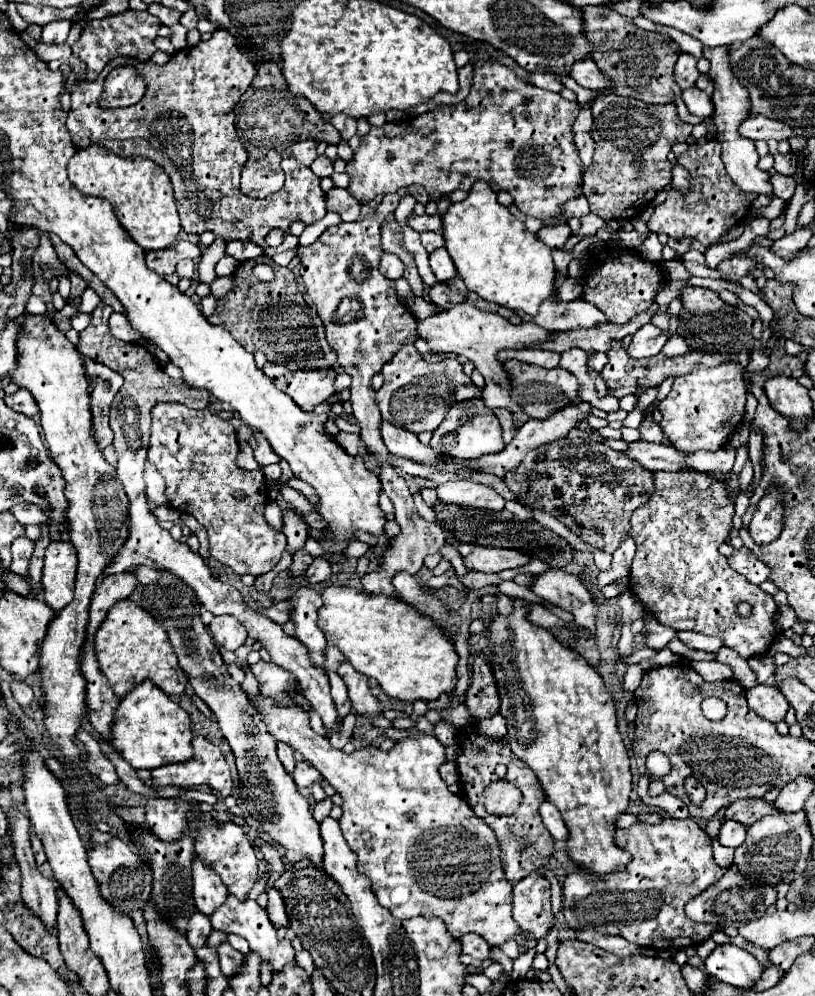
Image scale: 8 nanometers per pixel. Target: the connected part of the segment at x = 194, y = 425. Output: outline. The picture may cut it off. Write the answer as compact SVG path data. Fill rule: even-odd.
M184 404L154 406L148 460L166 478L168 504L192 514L206 528L214 560L240 576L262 576L278 564L286 548L286 536L264 520L268 484L262 468L256 472L240 470L236 466L238 452L234 426L212 410L192 410ZM236 490L244 490L246 498L236 500L232 496Z

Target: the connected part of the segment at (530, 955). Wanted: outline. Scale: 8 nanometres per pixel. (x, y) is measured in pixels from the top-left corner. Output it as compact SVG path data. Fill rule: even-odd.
M528 950L526 954L520 954L514 960L514 972L512 972L512 980L524 980L526 972L532 968L532 960L536 956L536 950Z

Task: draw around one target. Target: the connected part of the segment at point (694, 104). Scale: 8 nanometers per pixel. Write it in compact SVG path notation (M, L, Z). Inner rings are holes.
M692 86L692 88L684 90L684 92L682 92L682 100L686 102L686 106L688 106L690 114L694 114L694 116L708 118L708 116L712 116L712 114L714 114L712 98L710 98L706 92L698 90L696 86Z

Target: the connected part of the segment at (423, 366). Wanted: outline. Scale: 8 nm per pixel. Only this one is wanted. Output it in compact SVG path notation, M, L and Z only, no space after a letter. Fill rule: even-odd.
M408 344L404 346L384 368L384 386L376 392L376 402L380 406L382 418L406 428L414 434L424 430L436 430L440 420L444 418L450 404L468 400L468 398L482 398L482 390L478 390L472 380L462 372L458 360L446 358L442 362L430 364L420 358L418 350Z

